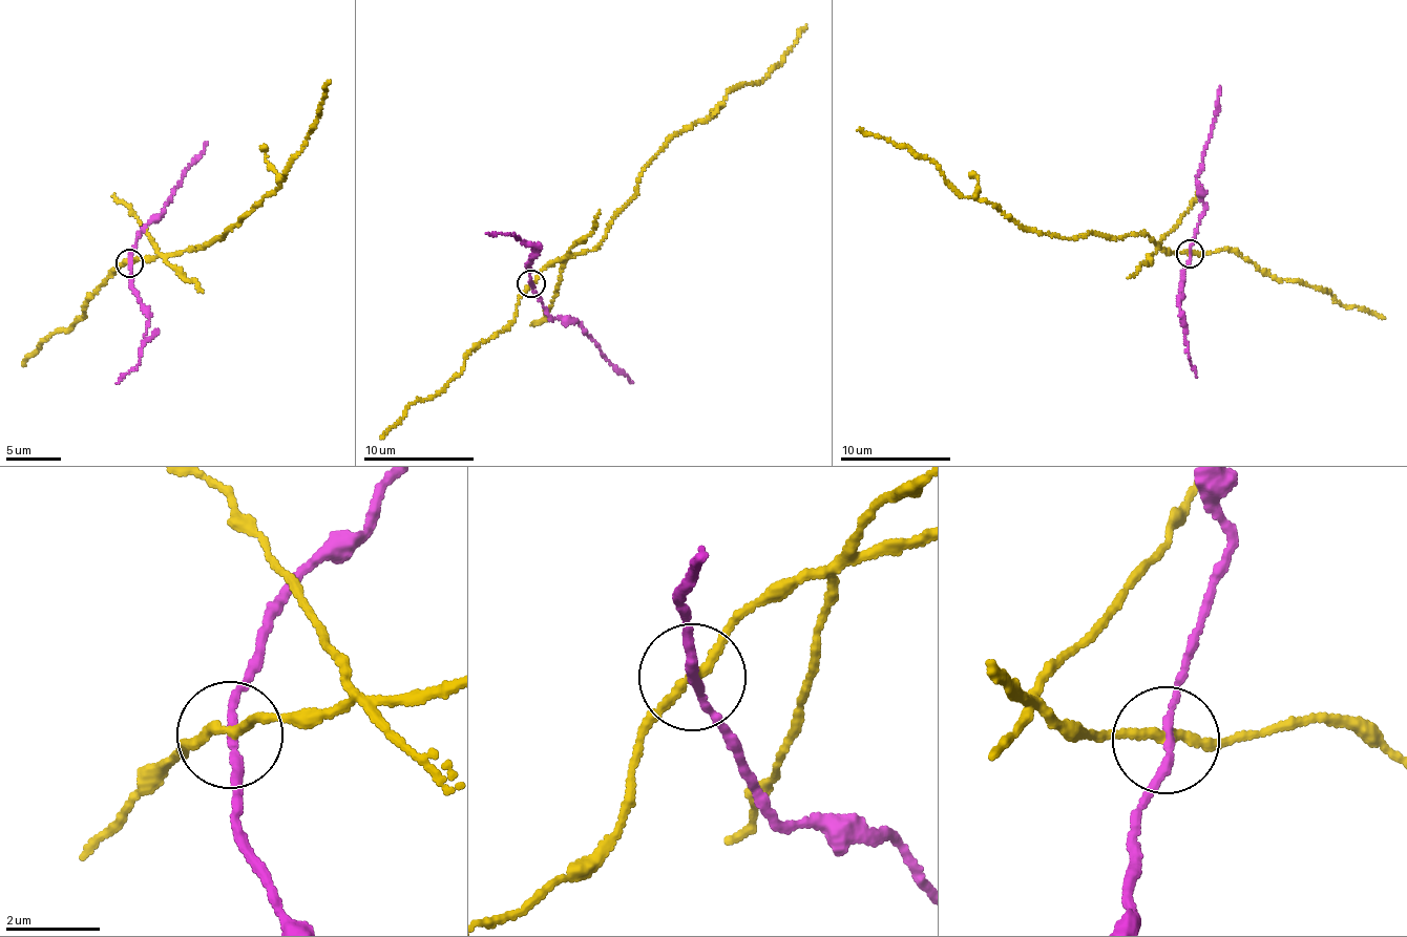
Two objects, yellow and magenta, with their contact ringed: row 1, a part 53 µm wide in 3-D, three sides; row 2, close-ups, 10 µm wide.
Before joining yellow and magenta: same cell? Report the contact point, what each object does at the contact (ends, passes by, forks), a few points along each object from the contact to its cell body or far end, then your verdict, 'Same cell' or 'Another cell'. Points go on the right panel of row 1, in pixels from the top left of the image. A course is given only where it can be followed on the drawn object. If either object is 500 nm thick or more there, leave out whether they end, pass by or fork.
Place: (1190, 254). At the ring yellow passes by. At the ring magenta passes by. Course of yellow: (1191, 254), (1148, 234), (1092, 232), (1068, 239), (1025, 229), (1000, 208), (965, 196), (927, 158), (857, 130). Course of magenta: (1191, 254), (1204, 208), (1196, 179), (1220, 86). Another cell

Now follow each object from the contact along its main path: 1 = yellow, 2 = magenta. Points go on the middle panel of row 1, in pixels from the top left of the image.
1: (530, 284), (593, 250), (671, 137), (765, 76), (805, 24)
2: (530, 284), (551, 317), (579, 321), (606, 358), (633, 382)

